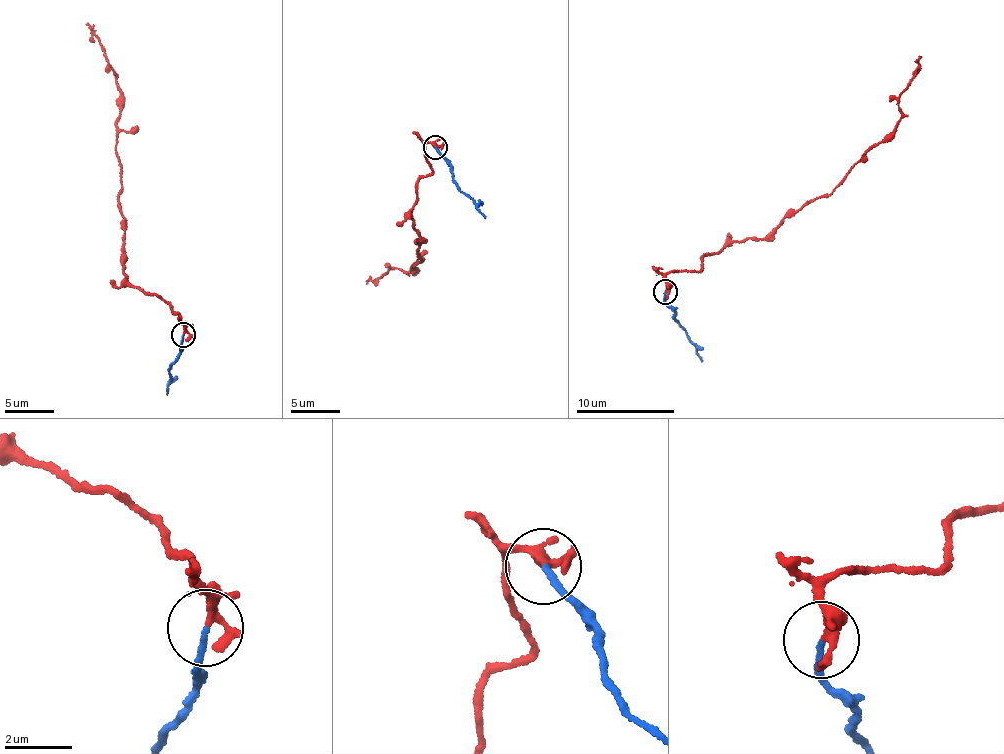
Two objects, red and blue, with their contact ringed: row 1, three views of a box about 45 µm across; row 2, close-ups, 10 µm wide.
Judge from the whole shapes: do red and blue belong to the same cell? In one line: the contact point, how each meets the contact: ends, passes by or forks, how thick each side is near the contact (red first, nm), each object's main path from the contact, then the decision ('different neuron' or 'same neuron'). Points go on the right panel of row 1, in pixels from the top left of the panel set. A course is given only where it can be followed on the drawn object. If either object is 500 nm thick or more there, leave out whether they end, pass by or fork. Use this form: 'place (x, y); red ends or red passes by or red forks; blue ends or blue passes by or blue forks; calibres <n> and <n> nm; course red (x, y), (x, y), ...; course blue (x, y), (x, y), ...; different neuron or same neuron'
place (665, 291); red forks; blue ends; calibres 200 and 160 nm; course red (664, 289), (668, 273), (700, 270), (704, 256), (762, 238), (832, 192), (891, 133), (921, 55); course blue (664, 292), (664, 302), (702, 361); different neuron

